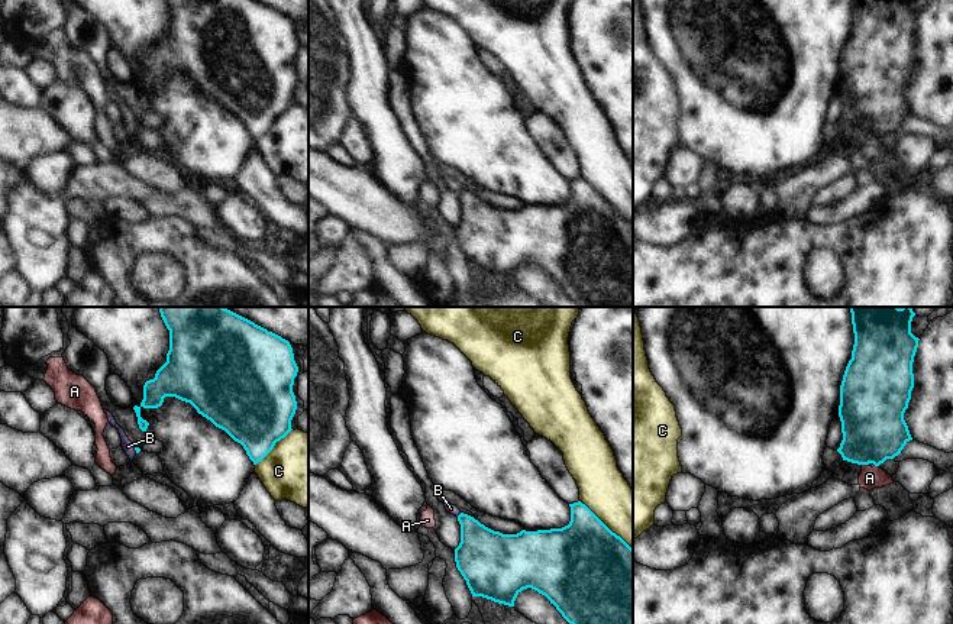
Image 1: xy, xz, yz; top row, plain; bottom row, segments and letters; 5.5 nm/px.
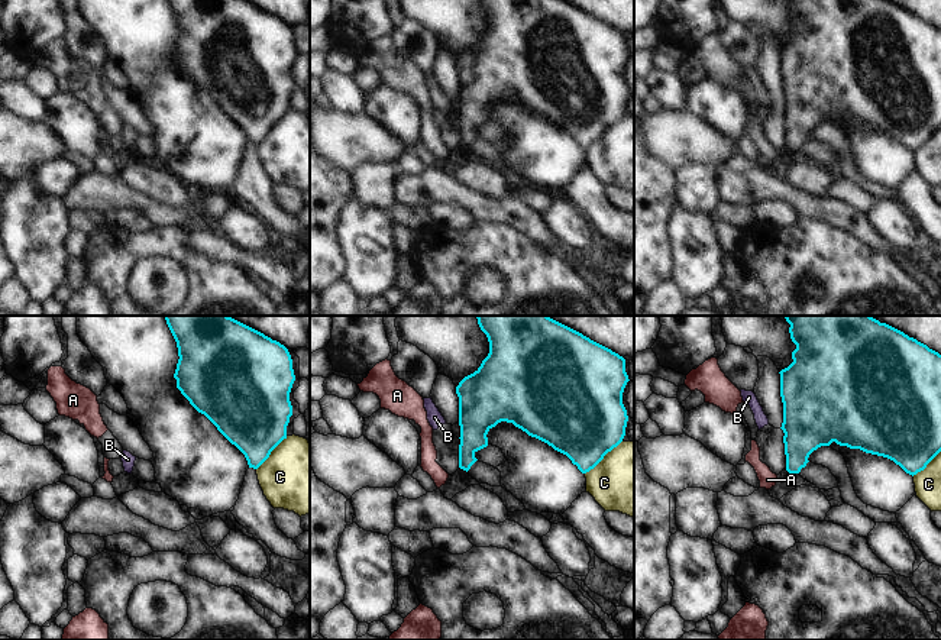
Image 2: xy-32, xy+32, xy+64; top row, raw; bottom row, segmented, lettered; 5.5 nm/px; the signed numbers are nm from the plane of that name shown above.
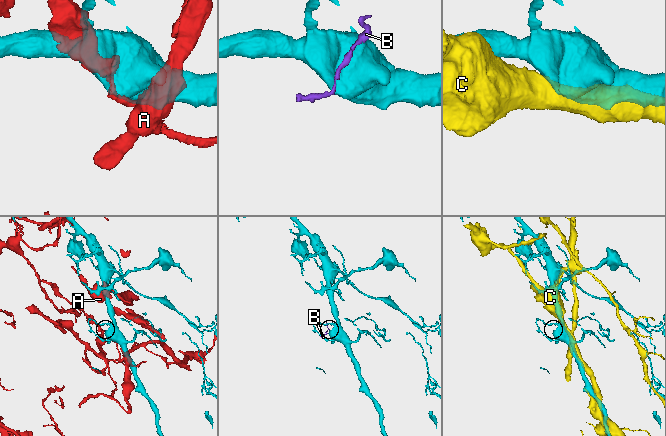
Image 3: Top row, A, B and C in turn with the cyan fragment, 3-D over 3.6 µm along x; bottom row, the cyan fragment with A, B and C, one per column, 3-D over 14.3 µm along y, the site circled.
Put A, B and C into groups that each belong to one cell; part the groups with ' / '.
A / B / C

